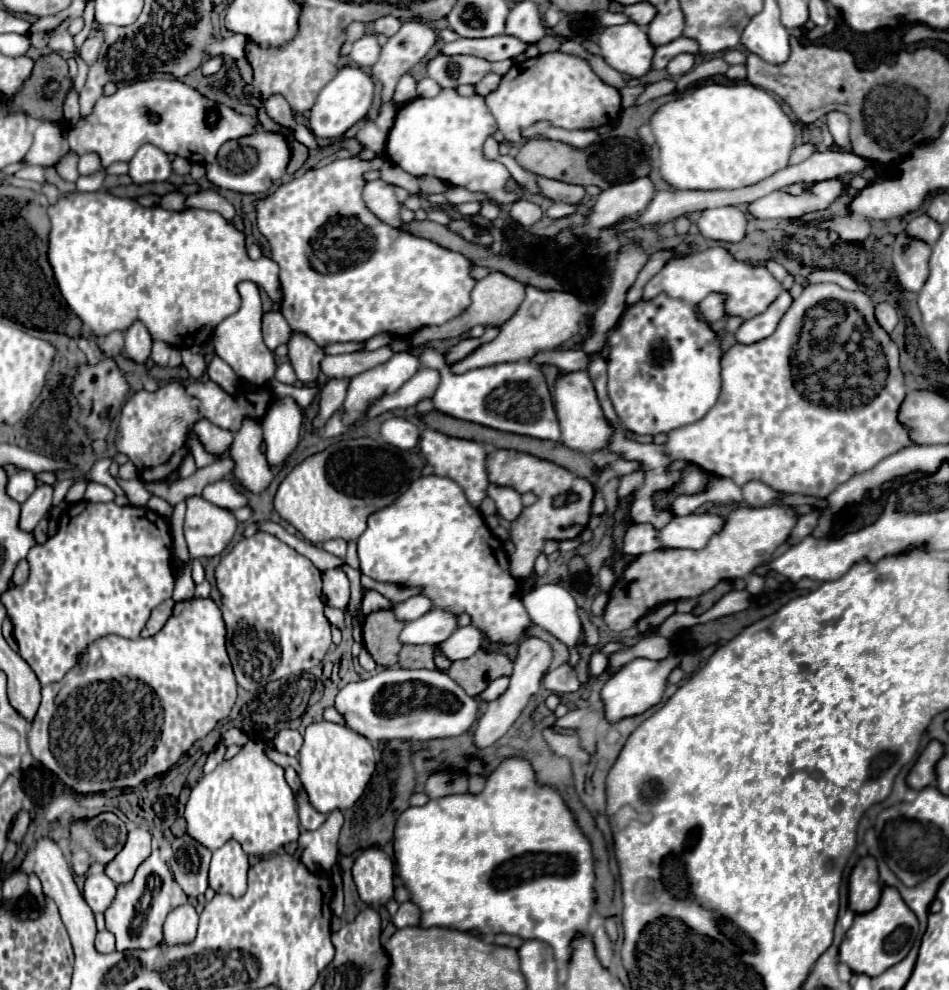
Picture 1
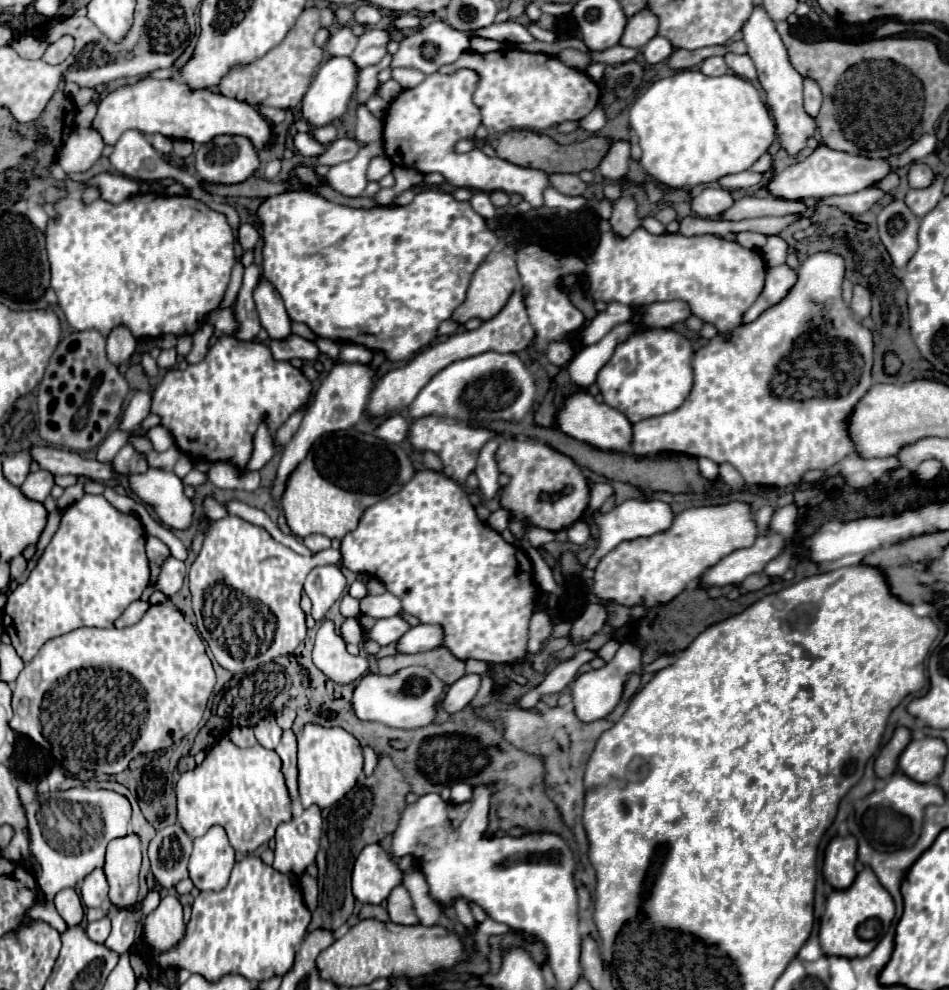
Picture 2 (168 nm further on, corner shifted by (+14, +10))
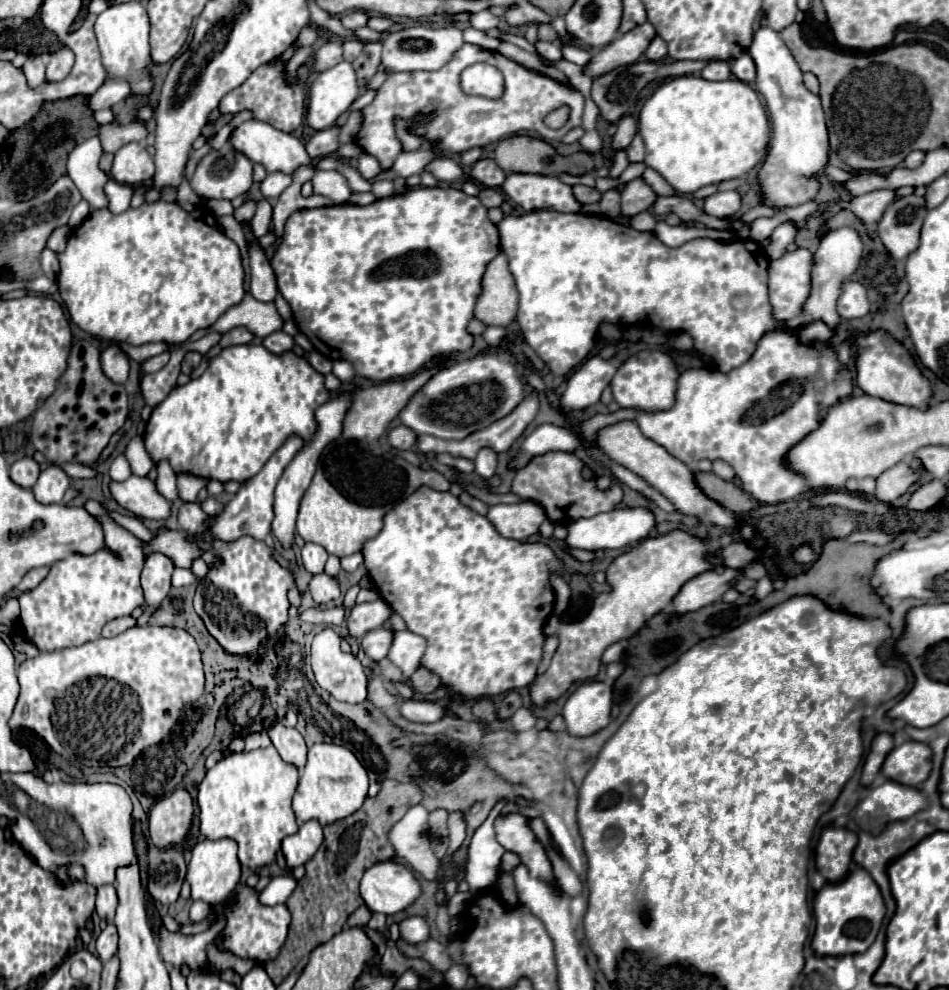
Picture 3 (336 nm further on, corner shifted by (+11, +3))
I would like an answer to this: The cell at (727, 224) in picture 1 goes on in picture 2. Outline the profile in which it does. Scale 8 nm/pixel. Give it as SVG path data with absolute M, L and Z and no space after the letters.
M704 188L700 194L696 194L690 202L690 208L696 216L700 218L712 218L716 220L722 212L726 212L734 204L732 196L728 190L714 190L714 188Z

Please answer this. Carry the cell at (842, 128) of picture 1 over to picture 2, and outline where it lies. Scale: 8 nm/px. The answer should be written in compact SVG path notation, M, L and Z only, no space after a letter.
M804 80L804 110L816 118L822 108L822 92L814 80Z

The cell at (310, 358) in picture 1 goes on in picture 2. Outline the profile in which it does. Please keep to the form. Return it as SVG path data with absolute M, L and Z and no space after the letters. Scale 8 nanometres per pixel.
M260 278L260 284L254 292L256 310L260 314L260 324L266 328L272 340L286 340L292 336L292 320L282 304L280 294L264 280Z

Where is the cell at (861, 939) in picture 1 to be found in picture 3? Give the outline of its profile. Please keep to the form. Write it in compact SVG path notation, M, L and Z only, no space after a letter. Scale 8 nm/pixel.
M857 867L847 873L847 877L839 883L825 883L813 903L815 913L815 935L811 941L811 947L817 955L853 955L863 953L877 937L879 927L885 917L885 905L883 897L879 893L879 887L873 883L871 875Z

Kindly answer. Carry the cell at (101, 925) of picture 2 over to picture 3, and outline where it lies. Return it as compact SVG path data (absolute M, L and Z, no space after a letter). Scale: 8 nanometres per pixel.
M109 923L97 937L97 953L101 961L109 961L117 955L117 927L113 923Z

